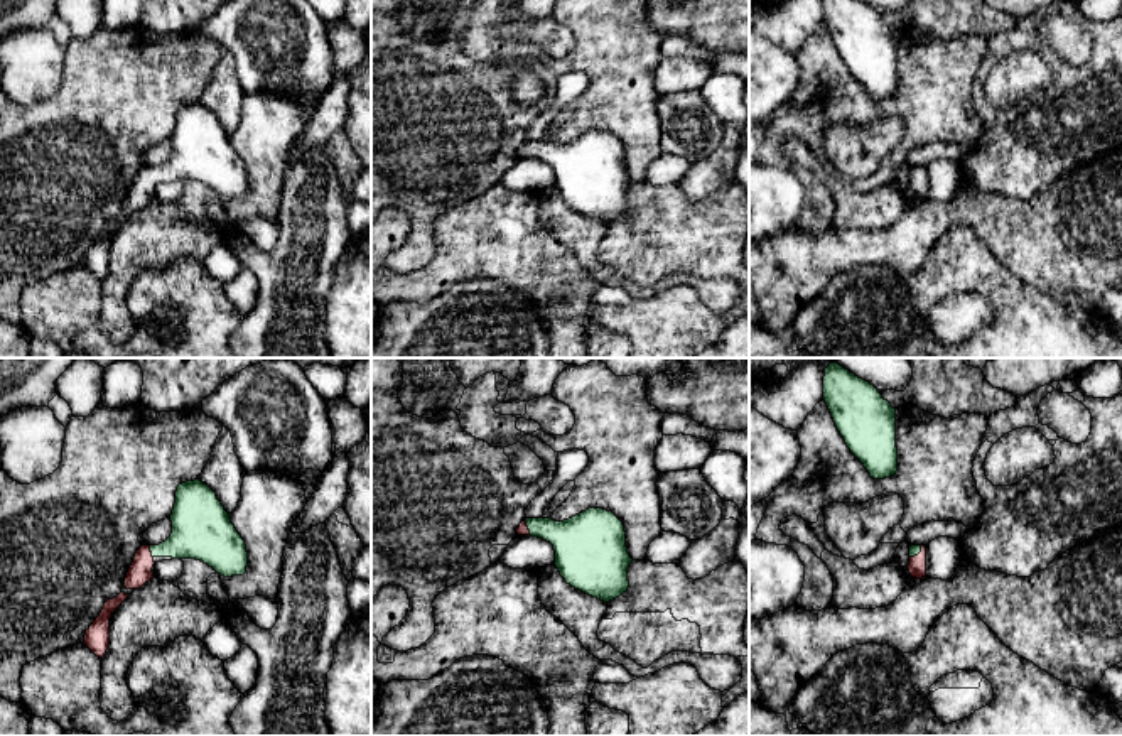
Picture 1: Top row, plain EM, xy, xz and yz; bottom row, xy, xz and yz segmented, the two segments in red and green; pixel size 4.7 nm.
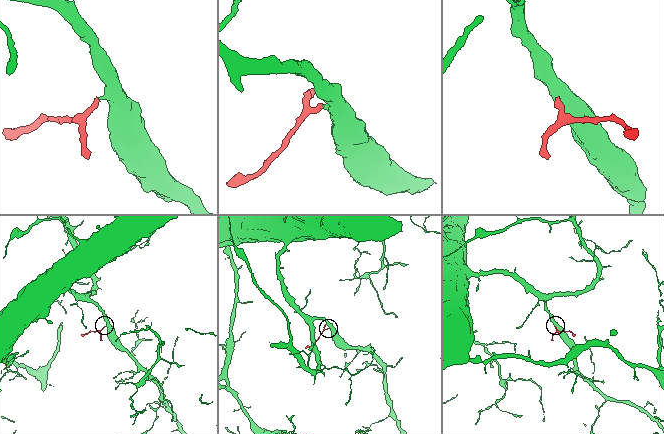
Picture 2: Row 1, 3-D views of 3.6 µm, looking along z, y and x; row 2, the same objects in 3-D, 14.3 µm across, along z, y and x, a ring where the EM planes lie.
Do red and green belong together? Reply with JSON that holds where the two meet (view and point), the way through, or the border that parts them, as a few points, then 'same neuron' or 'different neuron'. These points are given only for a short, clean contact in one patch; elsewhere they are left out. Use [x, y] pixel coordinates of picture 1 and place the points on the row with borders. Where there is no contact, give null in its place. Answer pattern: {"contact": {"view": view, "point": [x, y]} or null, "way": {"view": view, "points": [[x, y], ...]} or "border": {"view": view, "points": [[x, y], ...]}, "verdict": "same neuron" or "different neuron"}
{"contact": {"view": "xy", "point": [151, 552]}, "way": {"view": "xy", "points": [[140, 571], [144, 559], [151, 552], [179, 546], [198, 530]]}, "verdict": "same neuron"}

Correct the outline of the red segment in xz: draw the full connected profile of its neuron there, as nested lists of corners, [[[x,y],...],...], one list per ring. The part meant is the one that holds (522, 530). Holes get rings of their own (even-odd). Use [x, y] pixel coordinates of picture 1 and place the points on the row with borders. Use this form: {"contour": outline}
{"contour": [[[589,508],[569,520],[526,518],[518,535],[543,538],[553,545],[555,567],[572,587],[609,603],[628,591],[628,567],[623,522],[607,510]]]}

